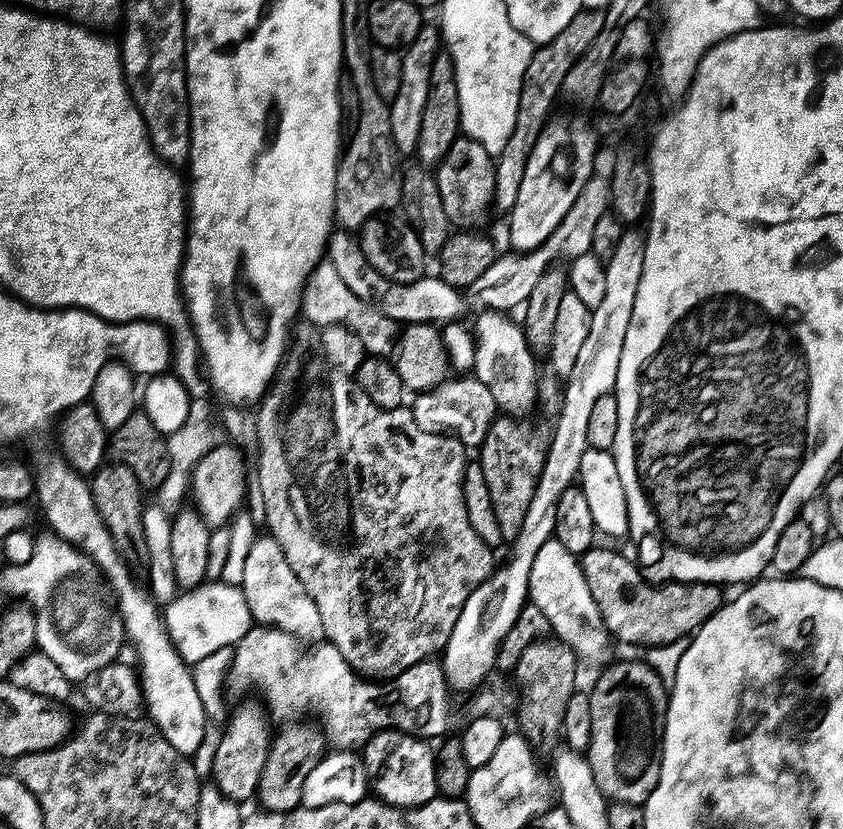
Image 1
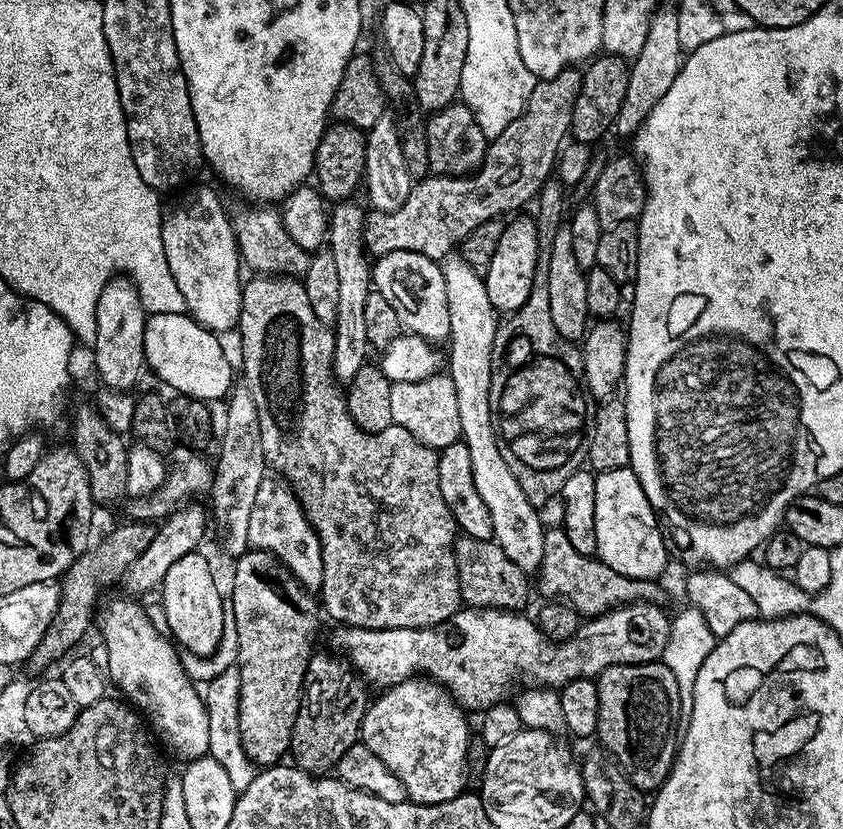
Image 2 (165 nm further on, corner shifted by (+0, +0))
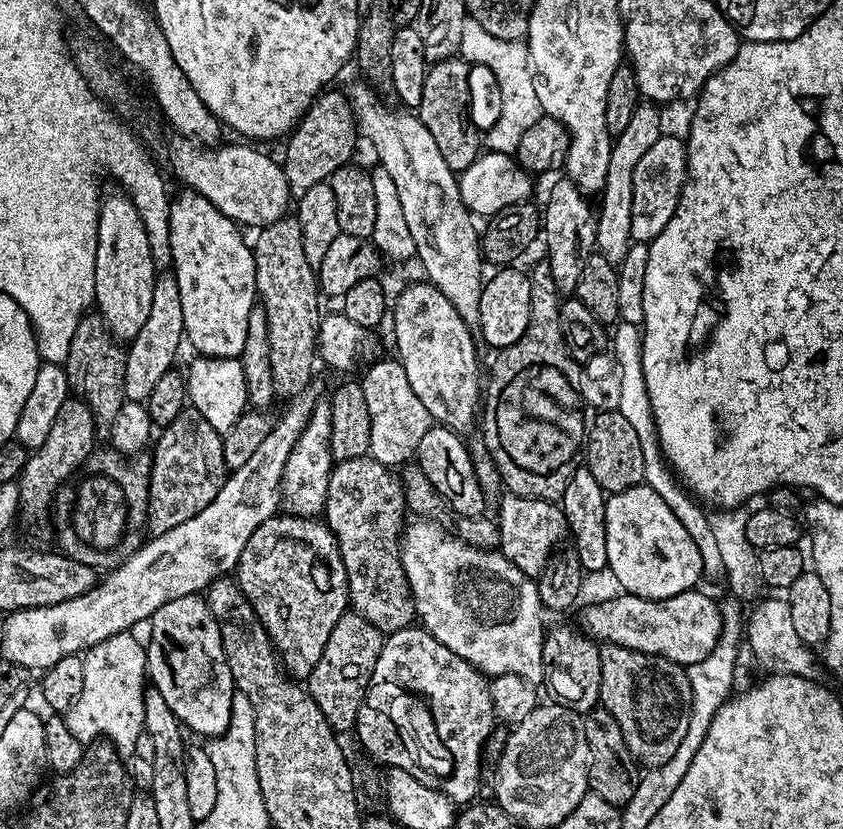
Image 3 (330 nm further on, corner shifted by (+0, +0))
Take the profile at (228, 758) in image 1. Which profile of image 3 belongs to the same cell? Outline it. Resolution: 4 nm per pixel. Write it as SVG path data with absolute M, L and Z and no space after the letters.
M291 514L271 516L250 534L250 542L246 542L236 563L234 579L242 594L246 594L250 606L254 606L254 614L258 614L266 634L272 639L285 672L297 681L307 681L314 666L318 666L318 658L322 658L322 650L326 650L326 642L330 642L334 626L338 626L338 618L350 608L346 566L340 557L336 535L320 518Z

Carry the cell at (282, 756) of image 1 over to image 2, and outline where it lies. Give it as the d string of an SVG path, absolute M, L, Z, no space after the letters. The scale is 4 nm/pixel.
M317 651L310 658L308 669L304 675L304 688L300 691L298 718L294 722L292 731L291 759L294 761L295 767L313 774L328 774L337 767L343 755L359 741L364 711L370 707L370 695L368 696L367 692L369 689L366 687L365 681L357 675L351 664L345 662L339 655L331 655L327 656L326 653Z

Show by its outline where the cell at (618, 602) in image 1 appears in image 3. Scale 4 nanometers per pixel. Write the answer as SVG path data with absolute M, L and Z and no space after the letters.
M511 494L501 495L500 498L499 551L503 552L504 557L510 562L514 562L514 566L522 570L522 574L533 578L539 577L550 561L548 544L560 544L563 540L565 543L569 535L563 507L551 500L532 499Z

